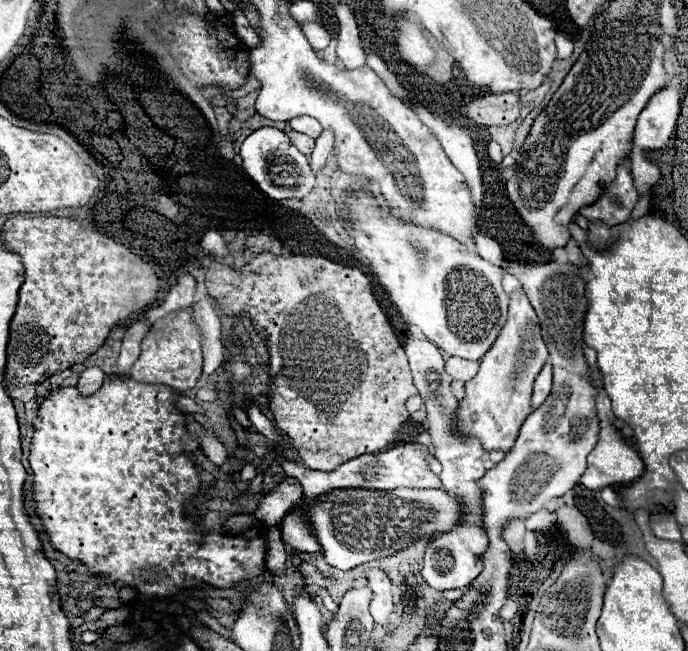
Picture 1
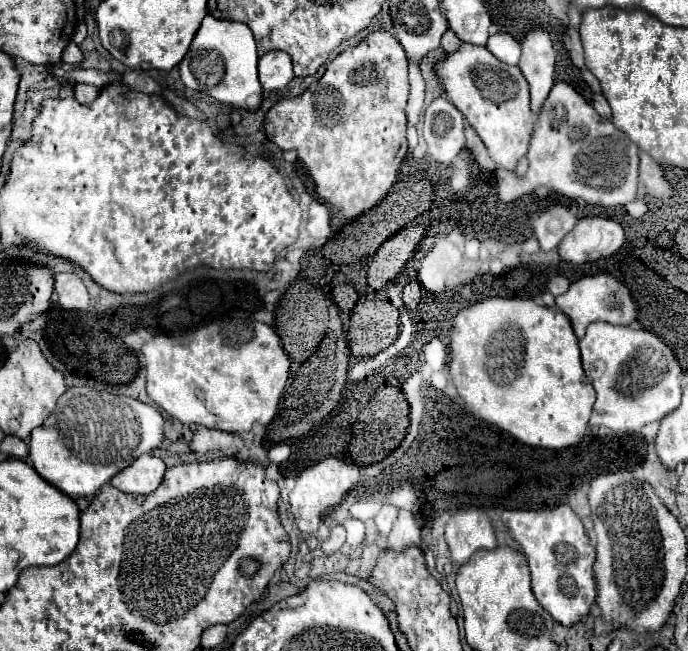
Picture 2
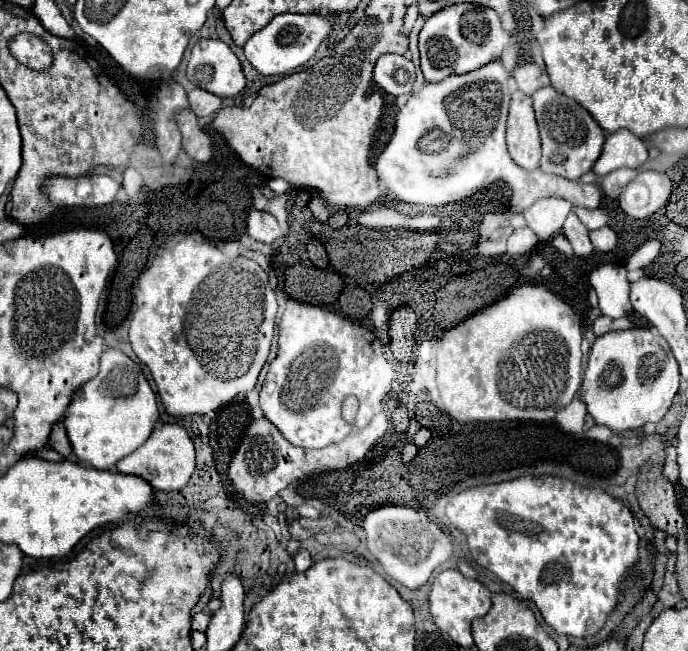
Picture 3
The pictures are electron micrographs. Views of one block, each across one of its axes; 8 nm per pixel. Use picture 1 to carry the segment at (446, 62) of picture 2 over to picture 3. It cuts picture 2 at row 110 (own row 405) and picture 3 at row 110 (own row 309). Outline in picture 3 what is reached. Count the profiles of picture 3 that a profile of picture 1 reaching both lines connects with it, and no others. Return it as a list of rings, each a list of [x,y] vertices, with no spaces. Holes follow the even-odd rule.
[[[522,92],[512,94],[506,142],[512,160],[524,170],[536,170],[540,162],[540,136],[534,120],[530,96]]]

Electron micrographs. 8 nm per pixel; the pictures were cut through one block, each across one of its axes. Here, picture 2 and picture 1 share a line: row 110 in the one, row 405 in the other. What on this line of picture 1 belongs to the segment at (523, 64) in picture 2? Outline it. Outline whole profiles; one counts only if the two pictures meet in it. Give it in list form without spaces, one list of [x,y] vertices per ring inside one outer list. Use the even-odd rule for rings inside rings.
[[[544,364],[544,368],[540,370],[540,374],[536,376],[534,394],[532,394],[532,406],[538,408],[548,398],[550,390],[552,390],[552,366]]]

